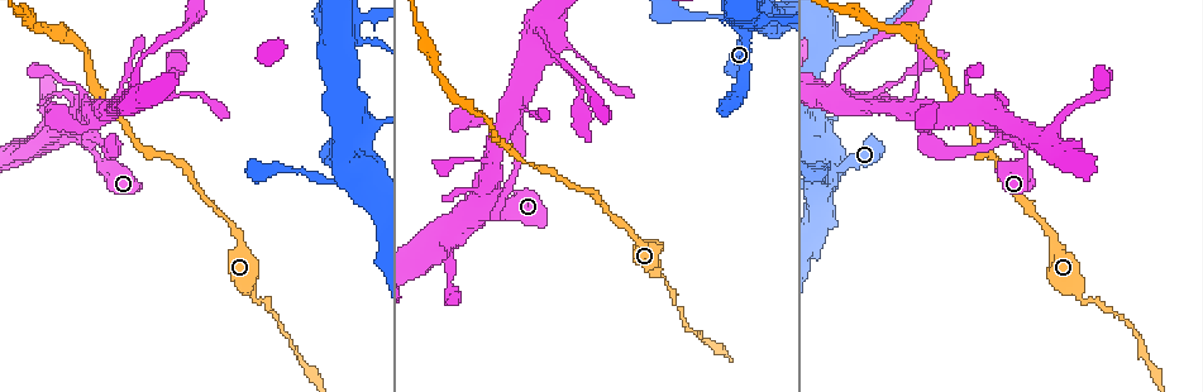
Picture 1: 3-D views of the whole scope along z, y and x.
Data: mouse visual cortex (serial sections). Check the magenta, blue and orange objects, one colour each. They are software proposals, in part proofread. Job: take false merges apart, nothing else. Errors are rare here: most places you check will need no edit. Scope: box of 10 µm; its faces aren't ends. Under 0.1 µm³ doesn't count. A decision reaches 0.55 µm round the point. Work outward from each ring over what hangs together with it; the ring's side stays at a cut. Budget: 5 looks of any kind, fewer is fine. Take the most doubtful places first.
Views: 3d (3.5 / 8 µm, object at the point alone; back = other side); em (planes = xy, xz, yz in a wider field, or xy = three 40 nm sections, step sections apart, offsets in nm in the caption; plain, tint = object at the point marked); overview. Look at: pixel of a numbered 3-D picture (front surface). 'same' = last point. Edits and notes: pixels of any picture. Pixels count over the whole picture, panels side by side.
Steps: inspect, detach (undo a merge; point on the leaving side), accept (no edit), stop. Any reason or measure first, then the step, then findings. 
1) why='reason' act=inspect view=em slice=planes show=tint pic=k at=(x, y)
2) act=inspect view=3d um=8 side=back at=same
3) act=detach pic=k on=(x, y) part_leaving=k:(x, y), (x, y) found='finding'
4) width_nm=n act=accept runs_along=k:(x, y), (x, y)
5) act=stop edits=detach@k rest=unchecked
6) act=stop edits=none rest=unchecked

why='calibre changes' act=inspect view=3d um=8 pic=1 at=(1089, 301)

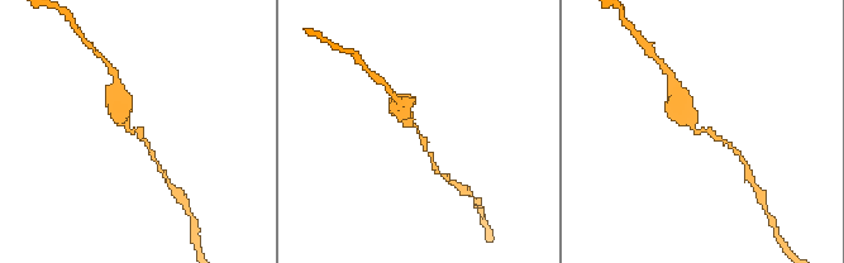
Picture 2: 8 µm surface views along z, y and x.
arm_widths_nm=150,500 why='need the tissue' act=inspect view=em slice=planes show=tint at=same

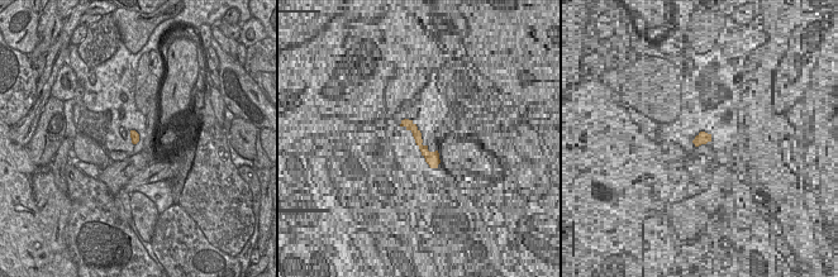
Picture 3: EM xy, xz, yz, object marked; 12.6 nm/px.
width_nm=120 act=accept runs_along=2:(678, 101), (694, 130), (707, 130), (728, 143) found='continuous, no second cell'

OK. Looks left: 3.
why='a narrow waist' act=inspect view=3d um=3.5 pic=1 at=(74, 135)

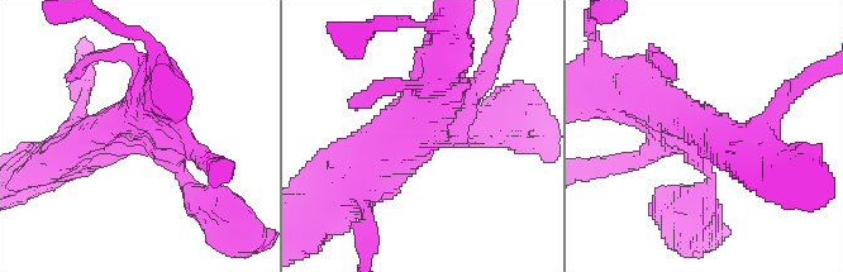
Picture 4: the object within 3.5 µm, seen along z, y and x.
arms=4 arm_widths_nm=150,200,500,600 why='need the tissue' act=inspect view=em slice=xy step=5 show=tint pic=4 at=(146, 126)

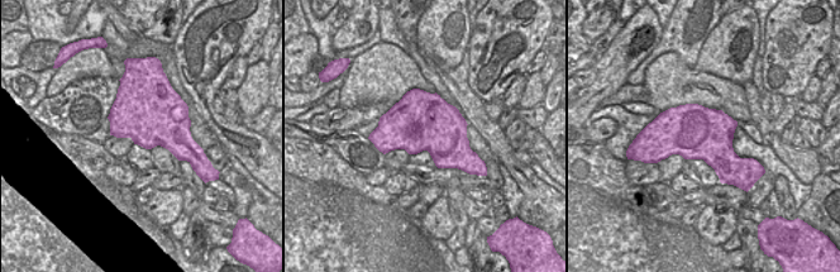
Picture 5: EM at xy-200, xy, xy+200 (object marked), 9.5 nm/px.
act=accept runs_along=4:(701, 194), (699, 132), (624, 94) found='one cell here'

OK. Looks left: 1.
act=stop edits=none rest=unchecked

